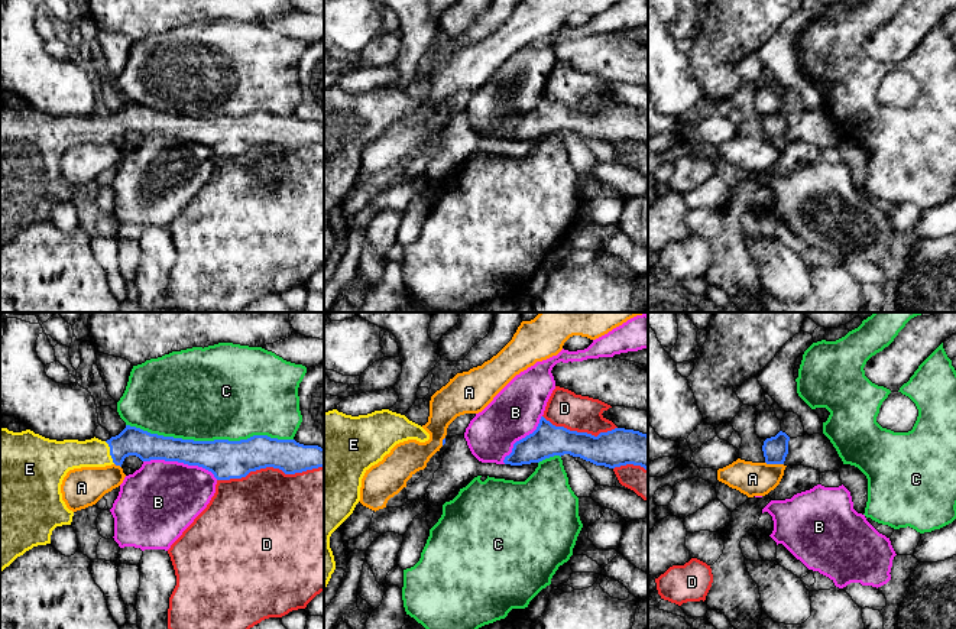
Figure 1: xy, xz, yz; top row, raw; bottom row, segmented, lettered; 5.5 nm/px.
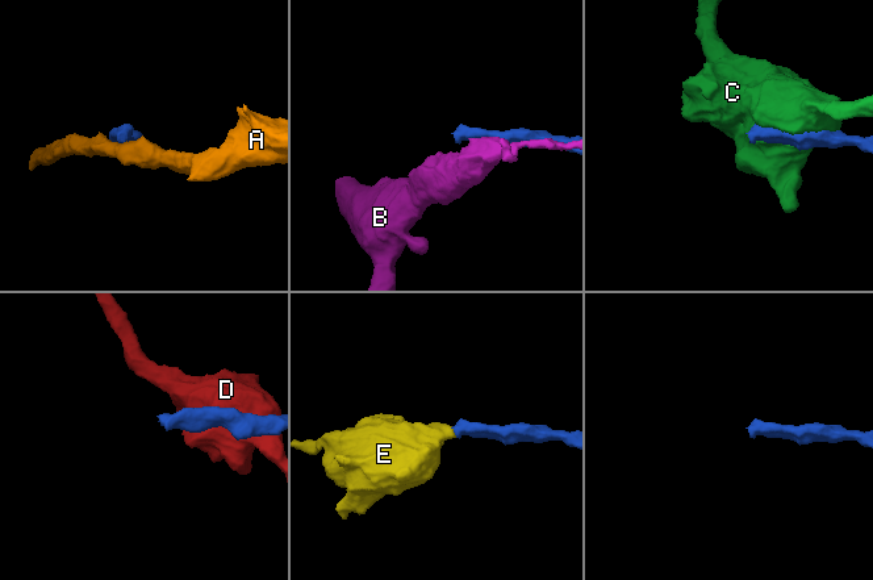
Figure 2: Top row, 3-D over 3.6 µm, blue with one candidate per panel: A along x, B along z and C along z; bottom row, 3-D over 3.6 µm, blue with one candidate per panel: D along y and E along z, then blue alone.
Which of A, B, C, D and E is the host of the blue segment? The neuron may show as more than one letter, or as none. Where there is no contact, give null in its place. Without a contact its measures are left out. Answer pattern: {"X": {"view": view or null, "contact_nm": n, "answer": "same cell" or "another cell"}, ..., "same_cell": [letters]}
{"A": {"view": "yz", "contact_nm": 110, "answer": "another cell"}, "B": {"view": "xy", "contact_nm": 420, "answer": "another cell"}, "C": {"view": "xy", "contact_nm": 950, "answer": "another cell"}, "D": {"view": "xy", "contact_nm": 600, "answer": "another cell"}, "E": {"view": "xy", "contact_nm": 140, "answer": "same cell"}, "same_cell": ["E"]}

